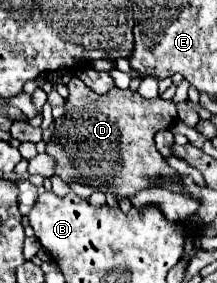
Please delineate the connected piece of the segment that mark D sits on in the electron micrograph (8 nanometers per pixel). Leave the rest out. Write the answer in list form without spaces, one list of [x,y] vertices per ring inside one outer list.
[[[73,78],[67,88],[69,98],[65,100],[63,116],[55,120],[55,130],[45,150],[57,162],[55,174],[67,184],[79,182],[105,194],[129,198],[153,186],[149,176],[175,172],[153,142],[155,132],[171,128],[173,120],[177,120],[177,106],[171,100],[145,100],[137,92],[131,94],[131,90],[121,88],[111,88],[99,96],[79,78]]]

